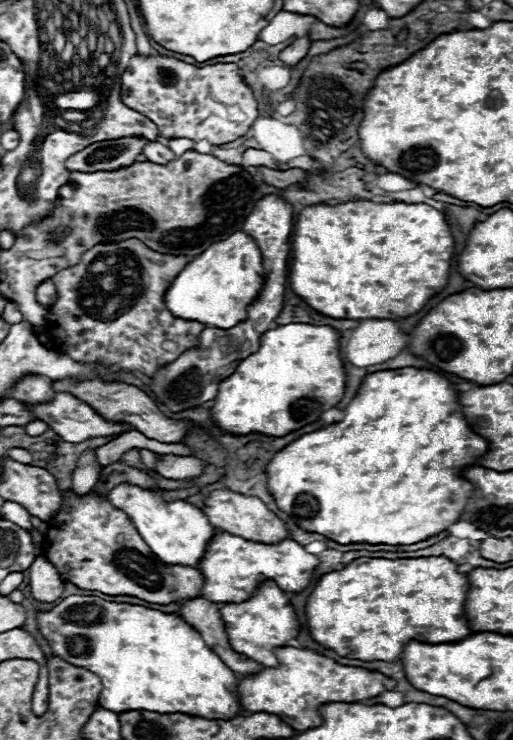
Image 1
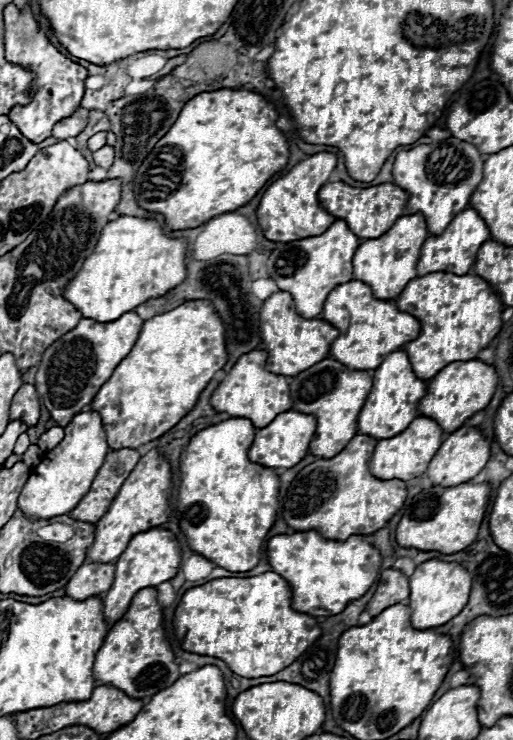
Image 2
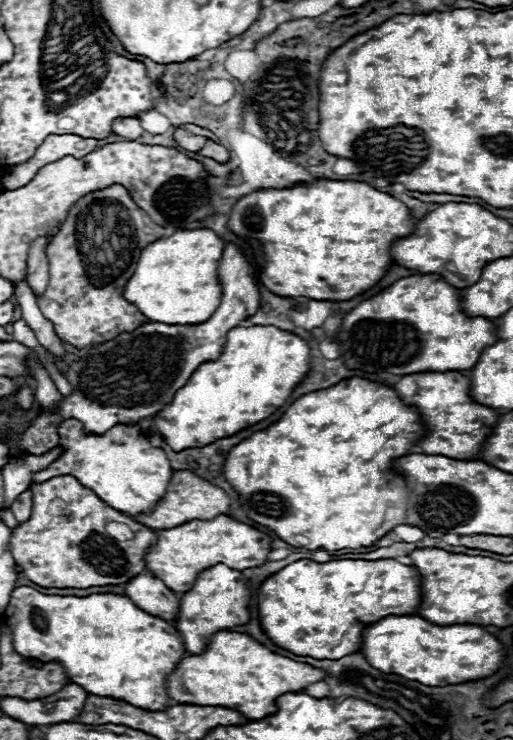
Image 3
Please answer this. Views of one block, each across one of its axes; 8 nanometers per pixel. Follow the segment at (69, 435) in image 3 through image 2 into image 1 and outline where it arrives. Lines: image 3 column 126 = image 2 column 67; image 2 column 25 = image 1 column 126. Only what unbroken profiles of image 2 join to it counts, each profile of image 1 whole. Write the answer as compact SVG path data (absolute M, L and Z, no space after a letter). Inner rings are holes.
M120 484L110 492L108 500L114 508L120 508L128 514L128 518L134 522L134 526L138 528L140 536L150 546L150 550L162 562L172 564L172 566L196 568L200 564L200 560L204 558L208 542L216 534L220 534L220 530L210 524L210 520L206 518L206 514L200 508L196 508L188 502L182 502L182 500L164 502L160 494L152 494L150 490L142 490L138 486Z

